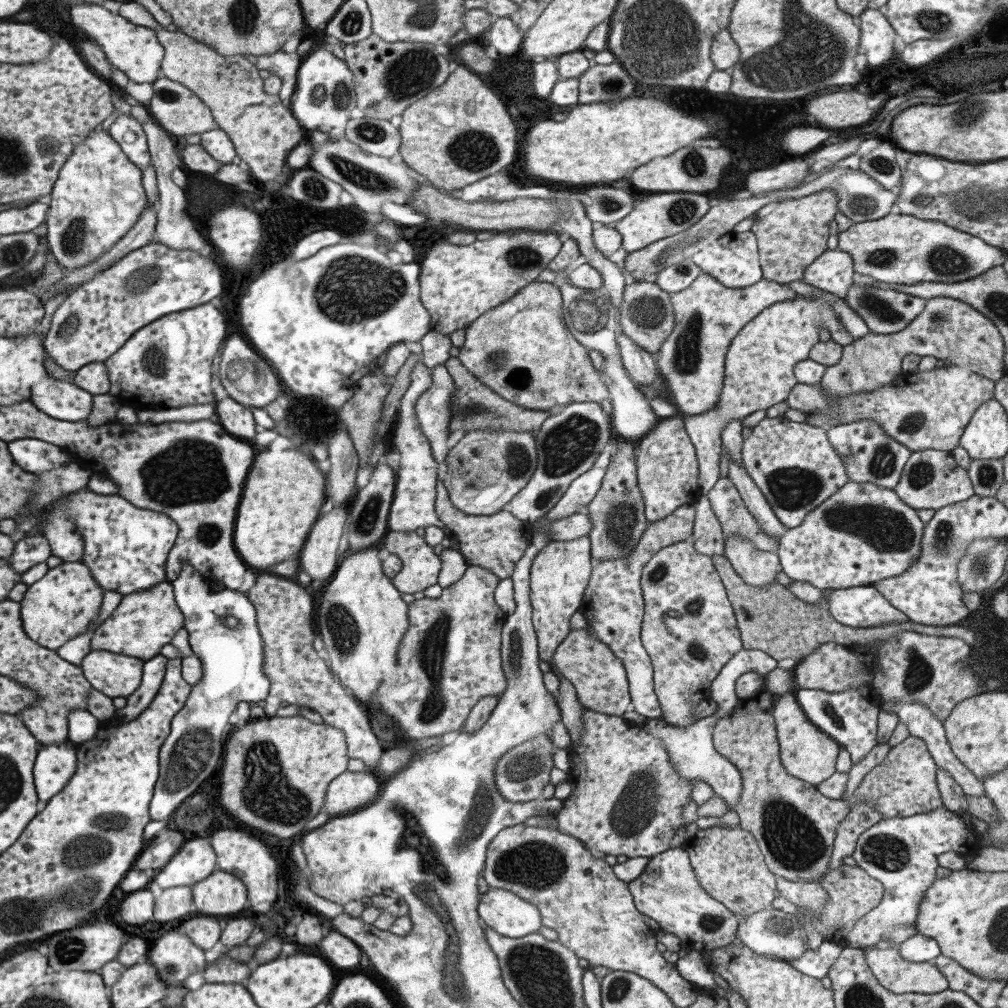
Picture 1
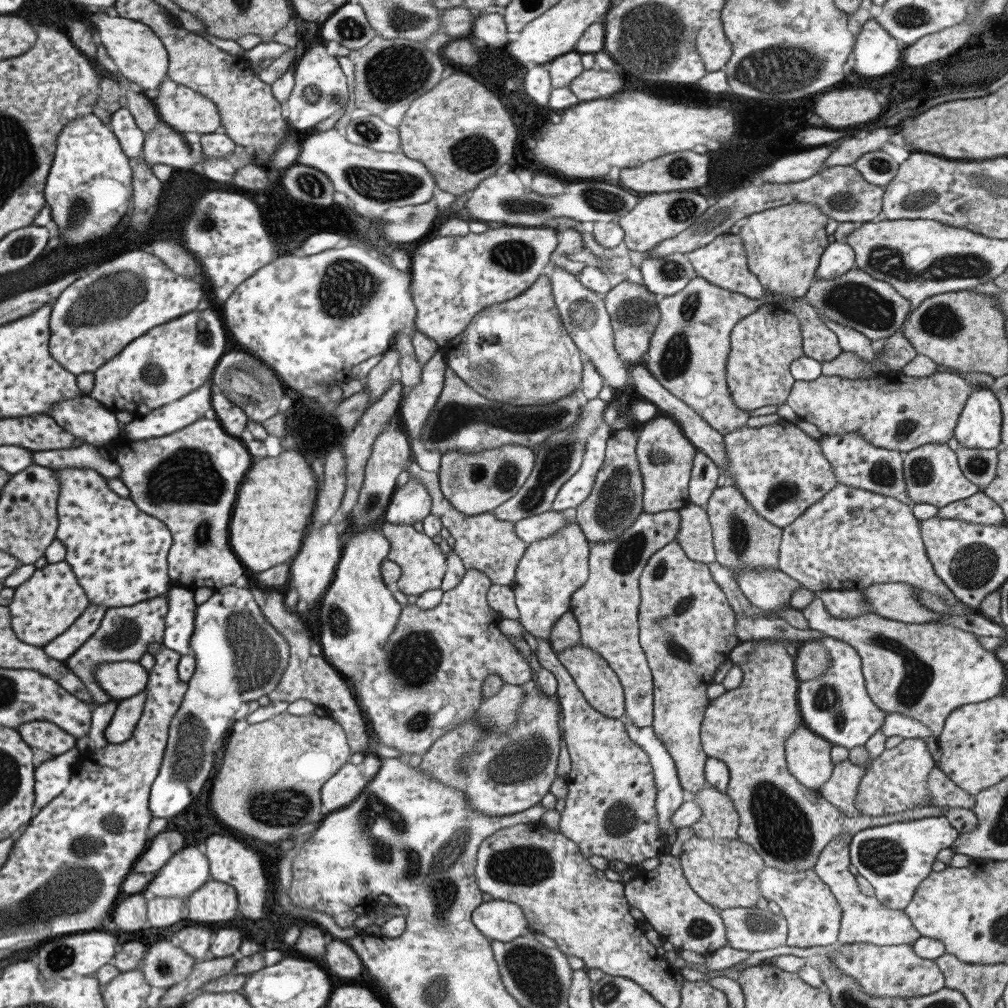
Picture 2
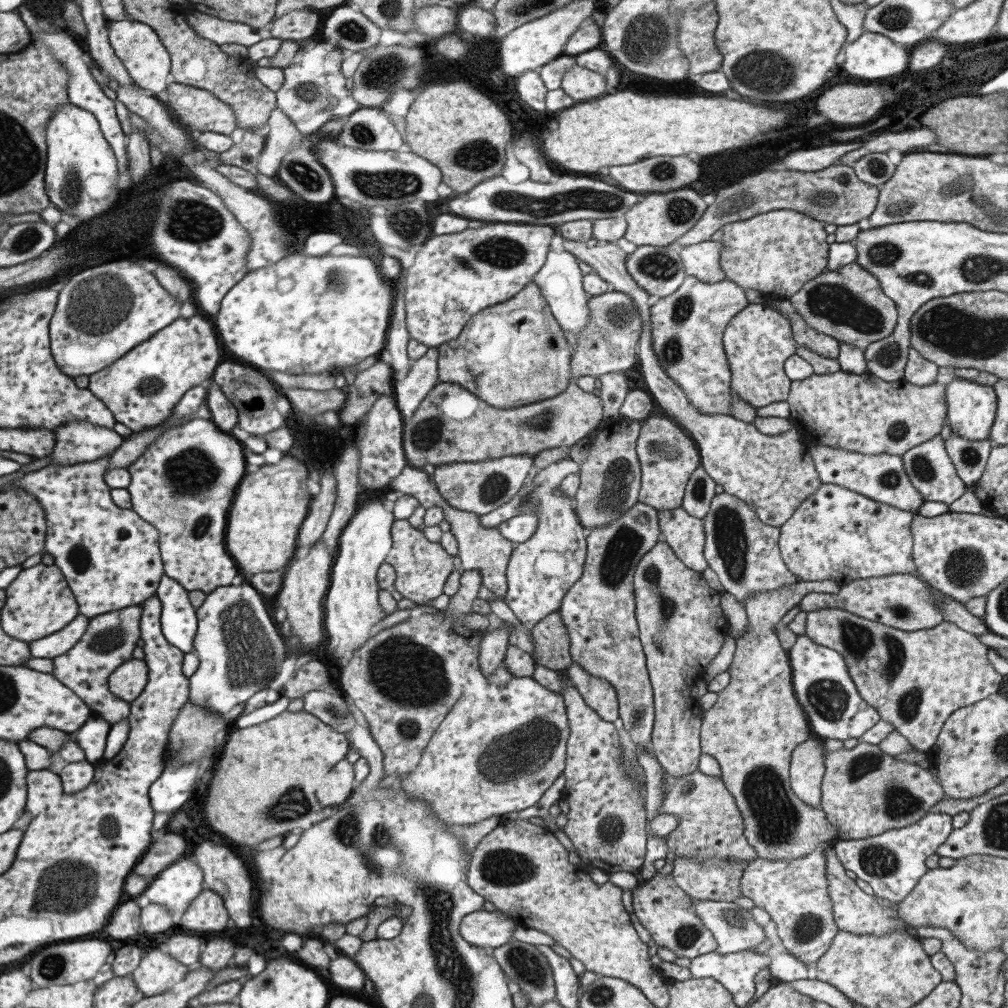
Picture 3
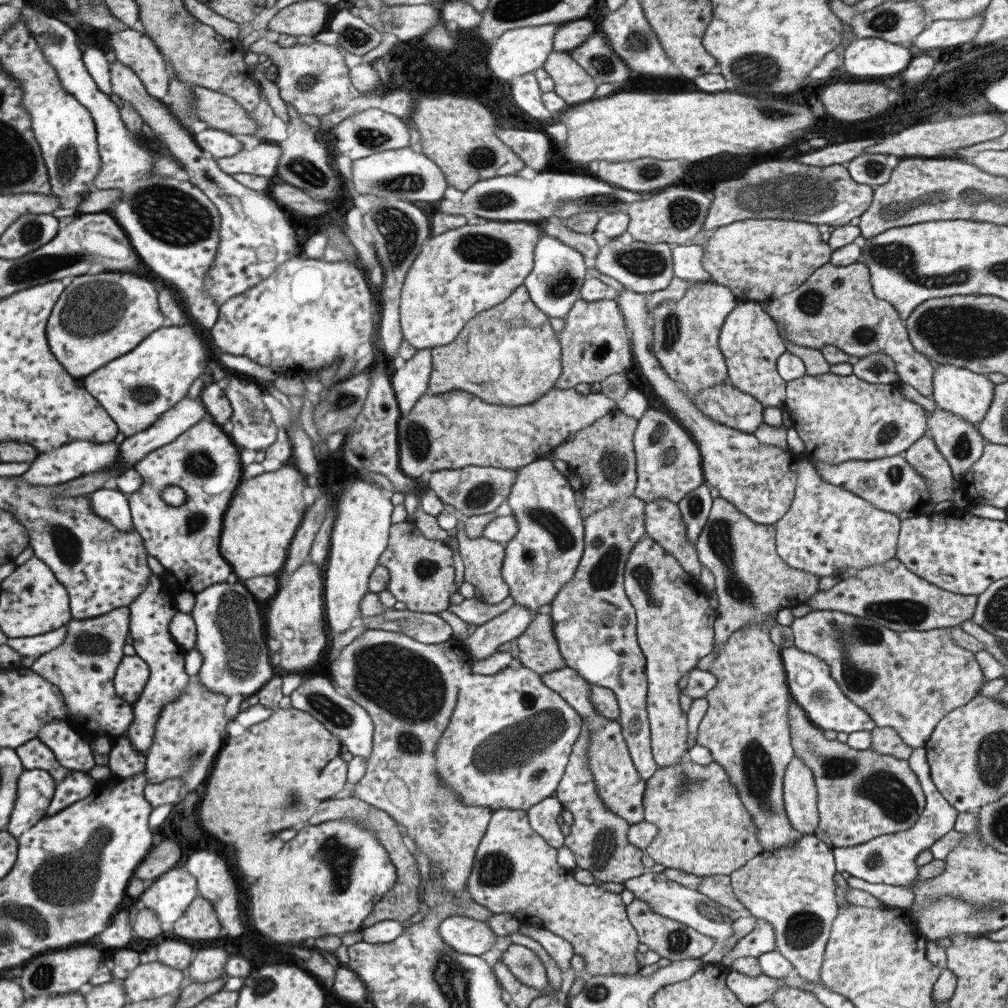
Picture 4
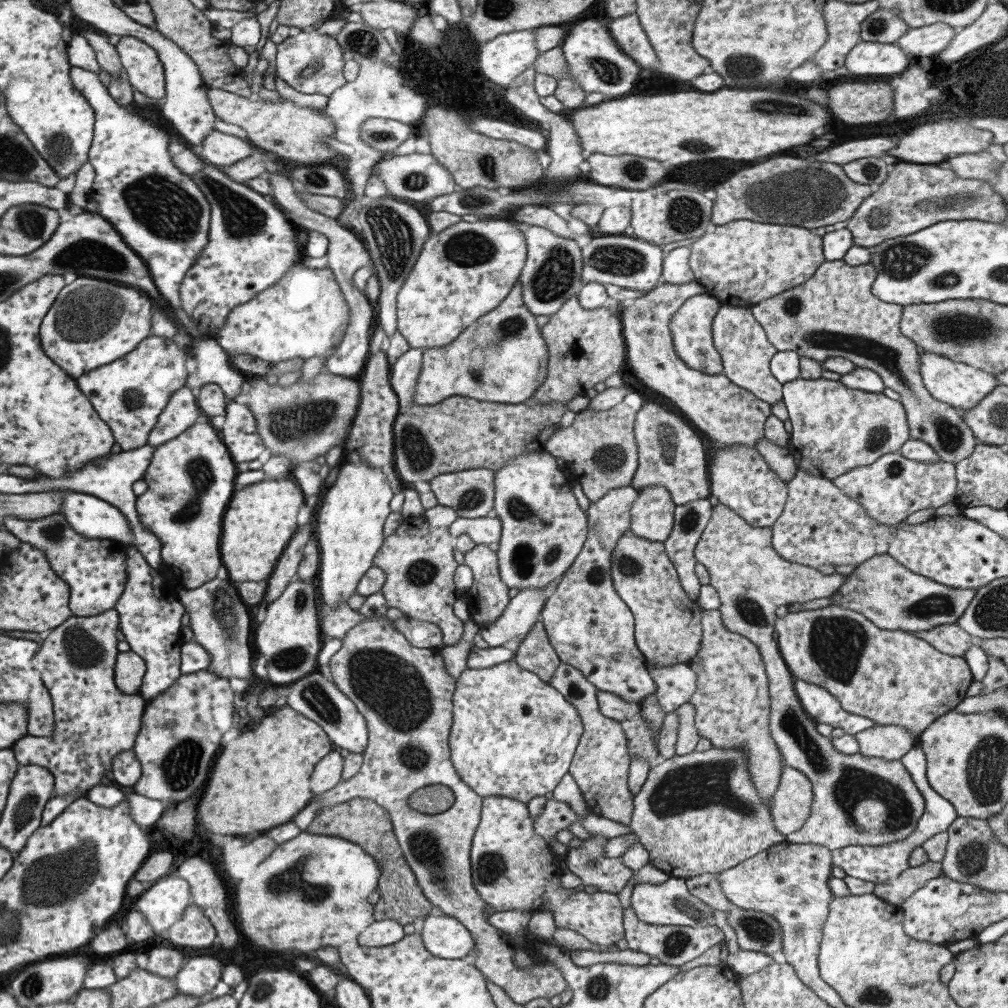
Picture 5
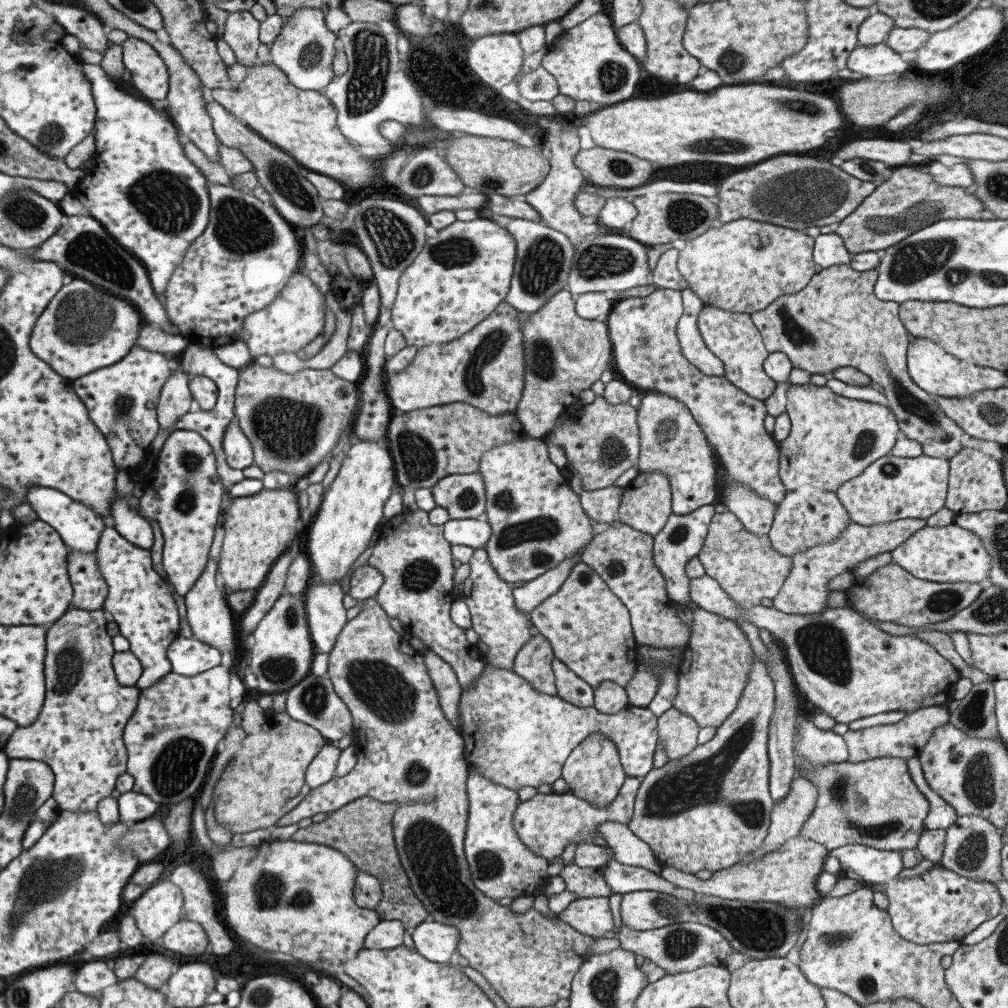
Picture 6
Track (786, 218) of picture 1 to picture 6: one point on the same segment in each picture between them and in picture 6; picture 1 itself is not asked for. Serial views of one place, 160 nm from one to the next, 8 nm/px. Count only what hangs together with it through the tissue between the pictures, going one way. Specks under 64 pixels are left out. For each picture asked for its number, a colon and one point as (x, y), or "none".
2: (783, 245)
3: (776, 252)
4: (759, 260)
5: (742, 263)
6: (742, 266)

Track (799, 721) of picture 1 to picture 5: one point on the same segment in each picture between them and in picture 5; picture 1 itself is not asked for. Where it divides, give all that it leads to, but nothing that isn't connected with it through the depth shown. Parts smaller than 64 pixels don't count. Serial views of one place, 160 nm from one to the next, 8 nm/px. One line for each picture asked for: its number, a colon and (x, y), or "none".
2: (807, 759)
3: (805, 770)
4: (799, 794)
5: (790, 806)

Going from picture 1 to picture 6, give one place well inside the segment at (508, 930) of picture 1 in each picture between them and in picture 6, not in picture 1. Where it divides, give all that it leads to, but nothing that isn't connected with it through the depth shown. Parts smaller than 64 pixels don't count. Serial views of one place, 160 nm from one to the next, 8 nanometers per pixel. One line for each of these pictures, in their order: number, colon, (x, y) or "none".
2: (495, 919)
3: (488, 930)
4: (466, 935)
5: (445, 937)
6: (435, 941)

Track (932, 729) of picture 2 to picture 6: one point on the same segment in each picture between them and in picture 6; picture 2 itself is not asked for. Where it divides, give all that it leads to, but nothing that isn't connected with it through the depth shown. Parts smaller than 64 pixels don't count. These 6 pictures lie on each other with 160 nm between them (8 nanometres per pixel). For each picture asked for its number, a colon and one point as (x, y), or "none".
3: (914, 679)
4: (908, 681)
5: (892, 677)
6: (850, 669)

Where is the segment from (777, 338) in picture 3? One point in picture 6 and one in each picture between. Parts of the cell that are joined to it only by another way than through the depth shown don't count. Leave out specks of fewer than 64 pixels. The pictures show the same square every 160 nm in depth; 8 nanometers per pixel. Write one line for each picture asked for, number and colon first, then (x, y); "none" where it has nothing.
4: (749, 341)
5: (744, 350)
6: (733, 339)

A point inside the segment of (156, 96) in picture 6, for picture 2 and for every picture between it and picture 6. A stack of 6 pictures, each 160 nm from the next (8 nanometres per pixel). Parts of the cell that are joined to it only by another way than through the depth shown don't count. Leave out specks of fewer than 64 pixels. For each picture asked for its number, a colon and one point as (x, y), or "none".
2: (137, 54)
3: (136, 44)
4: (136, 50)
5: (145, 70)

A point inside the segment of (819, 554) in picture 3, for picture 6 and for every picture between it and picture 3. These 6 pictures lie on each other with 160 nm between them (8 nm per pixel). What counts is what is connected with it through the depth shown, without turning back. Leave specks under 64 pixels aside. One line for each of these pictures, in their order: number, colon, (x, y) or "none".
4: (827, 531)
5: (818, 524)
6: (806, 516)

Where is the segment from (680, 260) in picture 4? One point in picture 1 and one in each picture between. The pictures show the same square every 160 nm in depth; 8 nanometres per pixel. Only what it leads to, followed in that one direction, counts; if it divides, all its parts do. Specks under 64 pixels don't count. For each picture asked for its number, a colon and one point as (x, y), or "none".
1: (732, 259)
2: (721, 262)
3: (701, 260)

